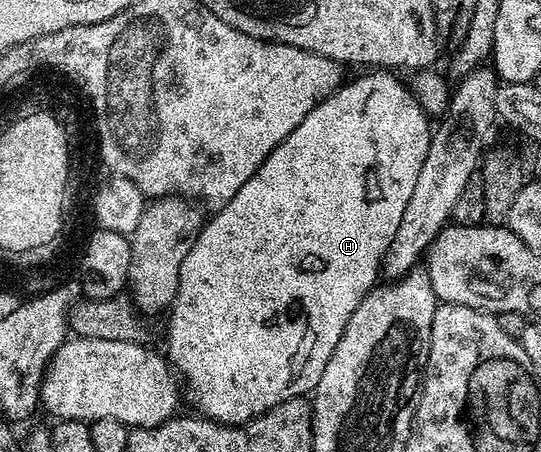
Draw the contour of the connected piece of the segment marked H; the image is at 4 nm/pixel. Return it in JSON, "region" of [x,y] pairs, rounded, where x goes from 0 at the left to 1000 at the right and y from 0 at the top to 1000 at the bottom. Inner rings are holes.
{"region":[[[723,157],[675,159],[680,159],[675,168],[665,168],[645,186],[643,179],[630,184],[612,212],[601,212],[560,257],[558,270],[543,279],[536,299],[492,347],[484,367],[477,367],[473,383],[440,425],[421,447],[405,454],[386,487],[383,480],[381,493],[362,518],[355,551],[336,580],[325,662],[314,684],[318,701],[311,708],[307,788],[336,843],[344,885],[364,903],[357,905],[372,923],[399,929],[405,938],[451,938],[540,876],[575,869],[610,783],[617,783],[617,765],[625,765],[654,686],[697,626],[695,602],[699,611],[713,553],[736,509],[736,491],[743,491],[743,465],[750,465],[758,429],[765,429],[765,403],[773,403],[773,376],[780,376],[780,358],[787,358],[802,292],[795,274],[791,283],[795,259],[776,237],[774,221],[725,170],[730,166]]]}

